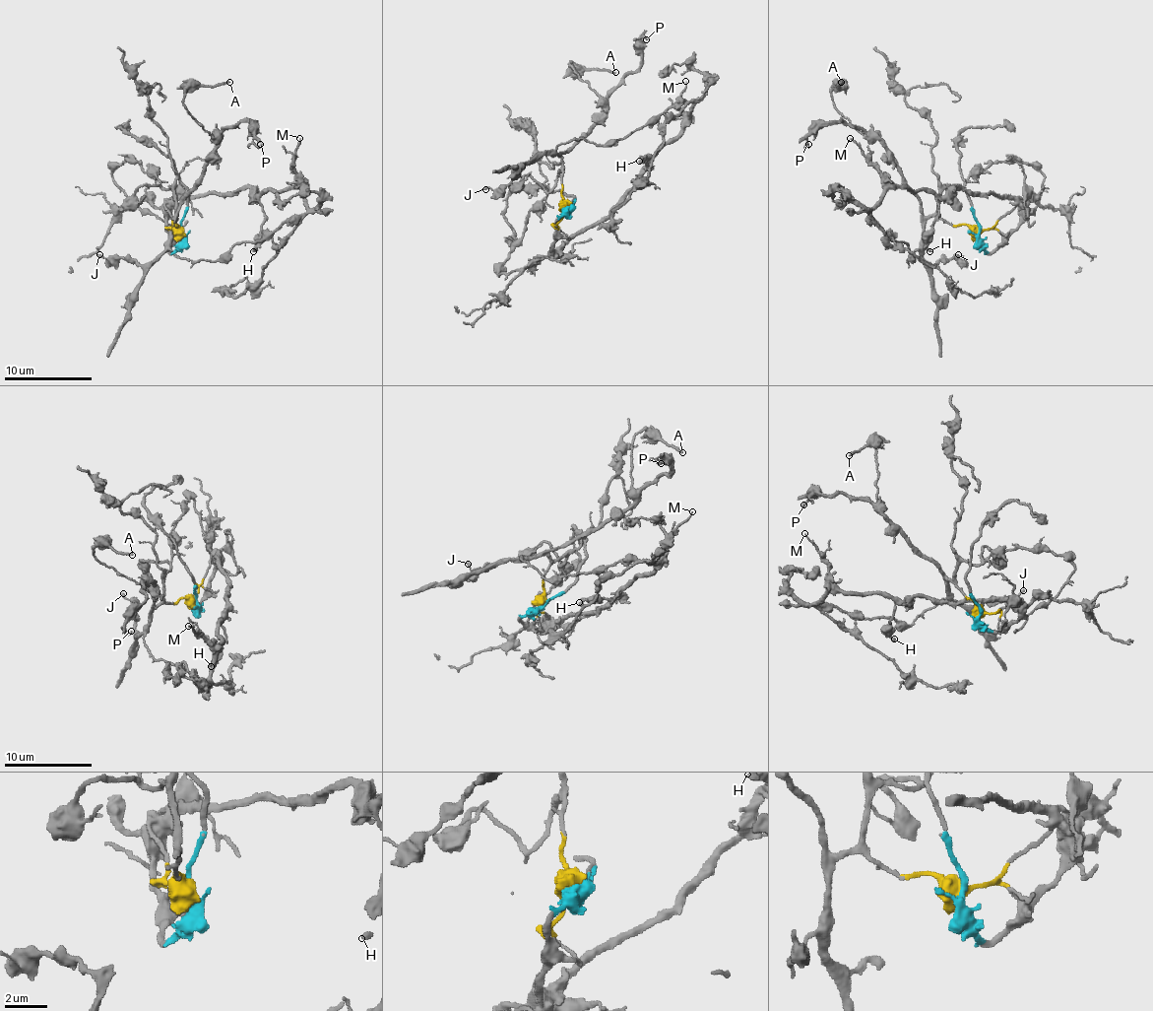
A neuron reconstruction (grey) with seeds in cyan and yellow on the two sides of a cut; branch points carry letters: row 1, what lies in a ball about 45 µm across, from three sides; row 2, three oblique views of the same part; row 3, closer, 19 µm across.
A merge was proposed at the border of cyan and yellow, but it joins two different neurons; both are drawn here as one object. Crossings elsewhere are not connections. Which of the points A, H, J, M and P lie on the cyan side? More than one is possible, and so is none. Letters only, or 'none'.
H, M

